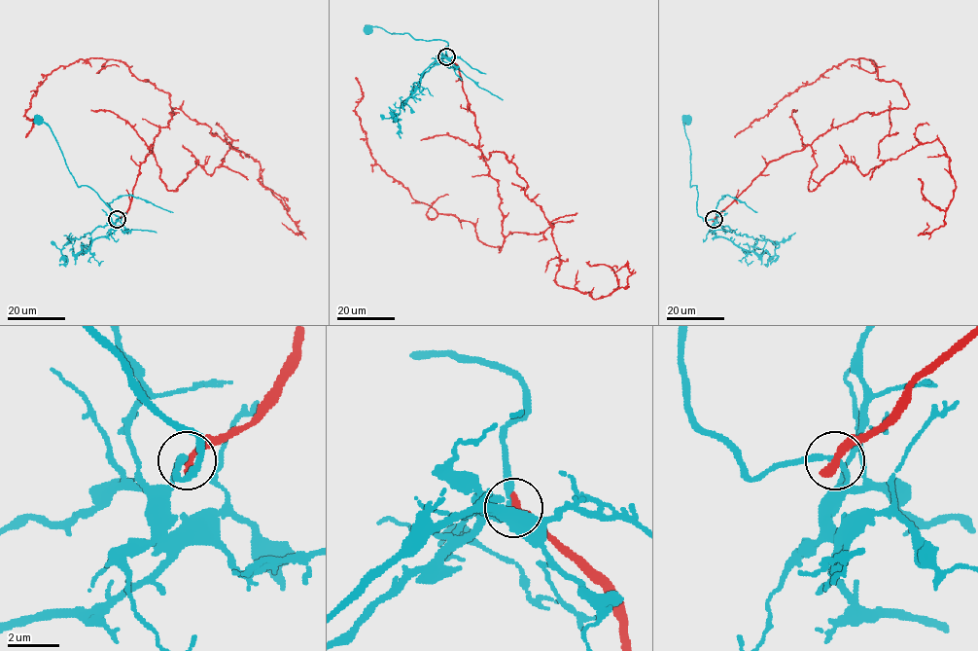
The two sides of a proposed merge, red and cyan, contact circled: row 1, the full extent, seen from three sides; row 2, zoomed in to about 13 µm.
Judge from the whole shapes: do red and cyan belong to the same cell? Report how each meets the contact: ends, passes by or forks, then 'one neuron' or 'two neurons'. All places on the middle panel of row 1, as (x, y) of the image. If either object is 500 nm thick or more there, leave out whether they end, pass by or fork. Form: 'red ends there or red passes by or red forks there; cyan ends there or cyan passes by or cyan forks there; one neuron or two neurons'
red ends there; cyan passes by; two neurons

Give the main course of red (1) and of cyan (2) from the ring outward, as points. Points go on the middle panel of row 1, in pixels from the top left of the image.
1: (446, 56), (498, 185), (500, 251), (471, 222), (416, 200), (378, 164), (355, 111), (363, 96), (355, 77)
2: (446, 56), (446, 42), (440, 40), (419, 40), (407, 33), (390, 33), (380, 27), (366, 30)

